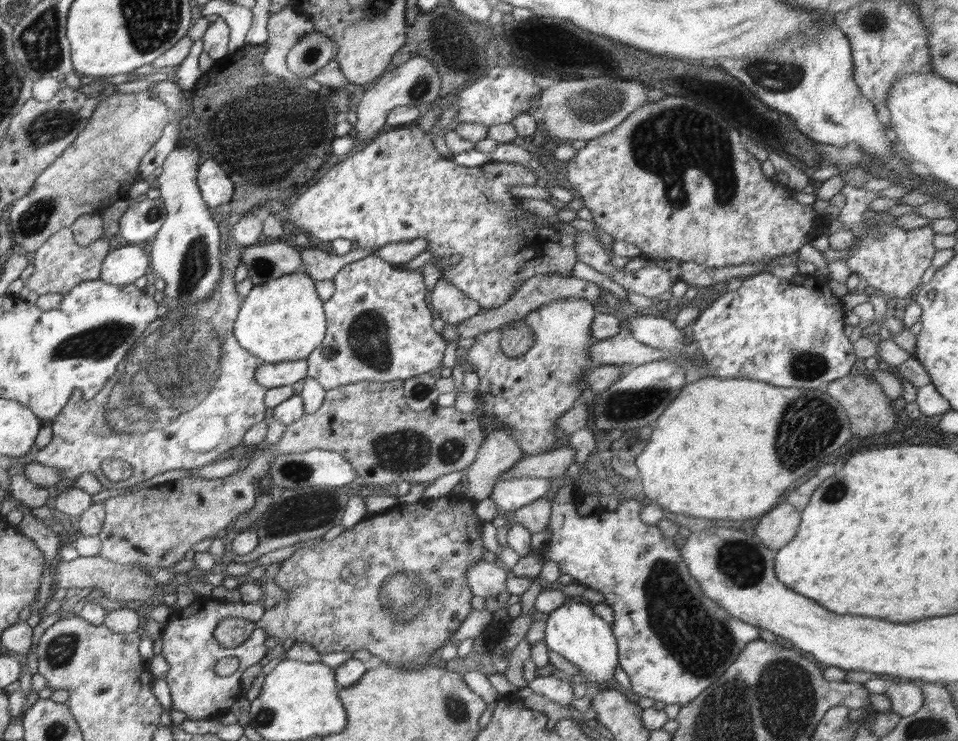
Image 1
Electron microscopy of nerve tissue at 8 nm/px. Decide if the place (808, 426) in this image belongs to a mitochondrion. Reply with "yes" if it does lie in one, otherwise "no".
yes

